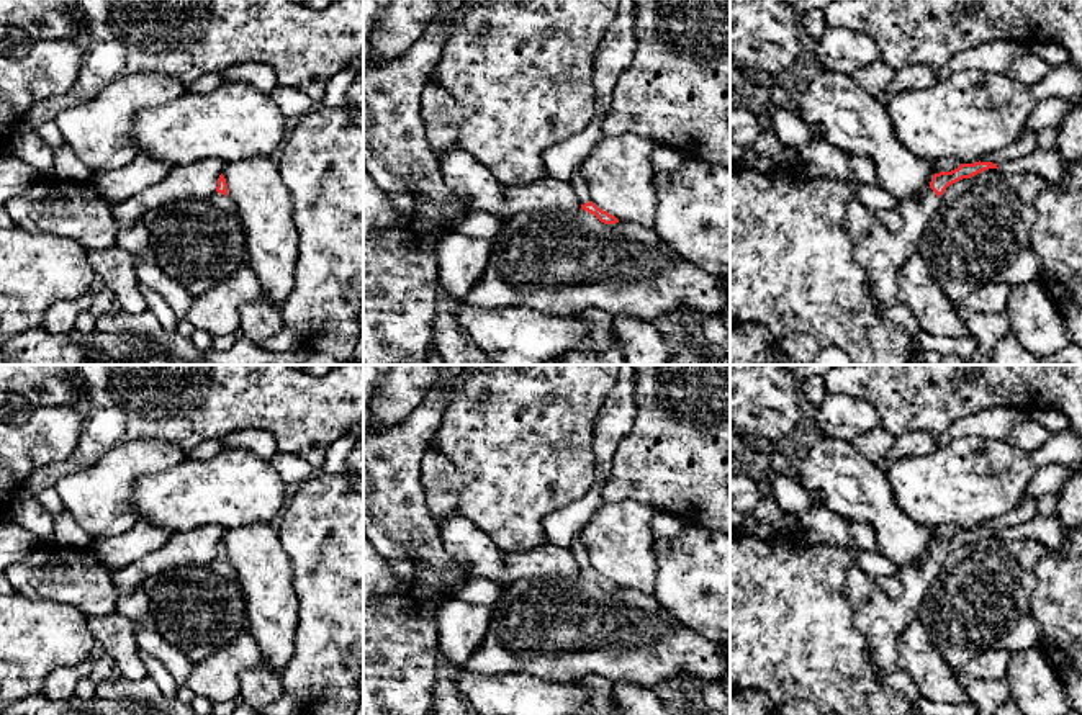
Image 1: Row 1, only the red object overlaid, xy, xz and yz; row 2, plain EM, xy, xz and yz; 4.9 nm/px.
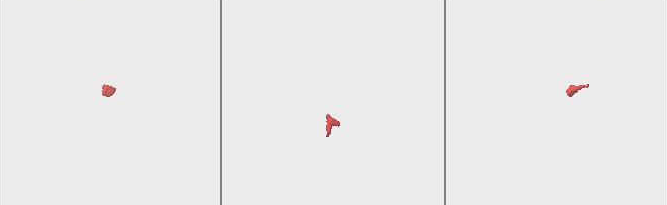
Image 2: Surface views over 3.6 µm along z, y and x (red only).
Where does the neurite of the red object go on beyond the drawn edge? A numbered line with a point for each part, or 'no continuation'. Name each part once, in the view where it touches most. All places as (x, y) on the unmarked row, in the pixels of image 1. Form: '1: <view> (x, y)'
1: xy (220, 568)
2: yz (1048, 530)

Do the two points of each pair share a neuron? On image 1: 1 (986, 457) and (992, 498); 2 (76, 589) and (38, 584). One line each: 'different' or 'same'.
1: same
2: same

